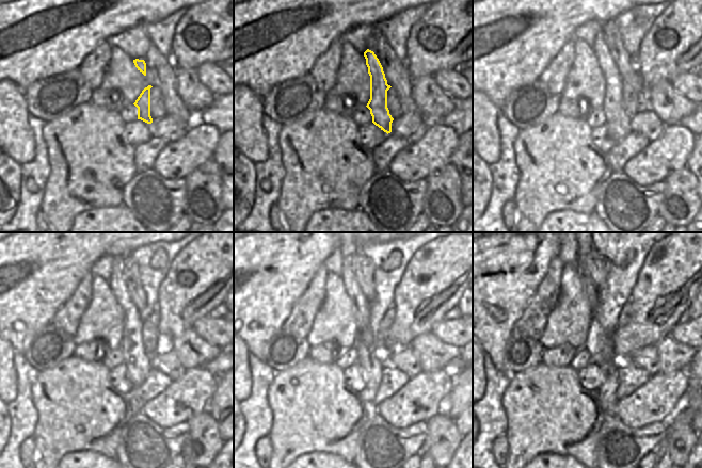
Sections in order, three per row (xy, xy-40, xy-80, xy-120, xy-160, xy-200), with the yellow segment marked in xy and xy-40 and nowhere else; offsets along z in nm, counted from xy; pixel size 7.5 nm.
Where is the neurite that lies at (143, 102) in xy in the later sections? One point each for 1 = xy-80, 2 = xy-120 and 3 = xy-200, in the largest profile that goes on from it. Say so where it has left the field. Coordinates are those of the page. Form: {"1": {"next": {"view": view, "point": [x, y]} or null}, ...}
{"1": {"next": {"view": "xy-80", "point": [618, 122]}}, "2": {"next": {"view": "xy-120", "point": [137, 360]}}, "3": {"next": {"view": "xy-200", "point": [606, 392]}}}

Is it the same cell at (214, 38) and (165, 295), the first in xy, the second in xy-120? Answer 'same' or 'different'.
same

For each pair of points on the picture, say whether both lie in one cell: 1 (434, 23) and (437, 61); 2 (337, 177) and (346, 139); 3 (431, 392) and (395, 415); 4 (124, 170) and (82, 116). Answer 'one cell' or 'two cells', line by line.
1: one cell
2: one cell
3: one cell
4: one cell

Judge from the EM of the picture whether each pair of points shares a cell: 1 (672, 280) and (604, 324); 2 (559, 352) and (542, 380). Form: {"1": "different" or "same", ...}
{"1": "different", "2": "different"}

